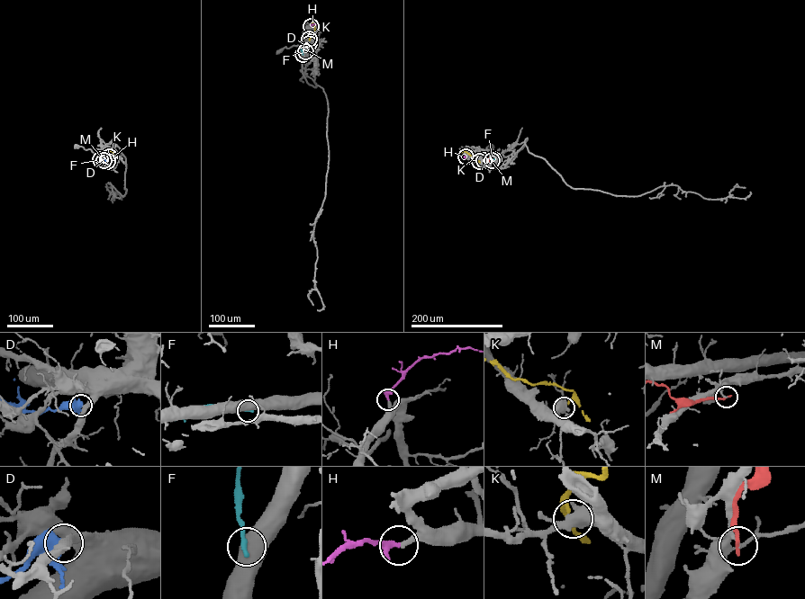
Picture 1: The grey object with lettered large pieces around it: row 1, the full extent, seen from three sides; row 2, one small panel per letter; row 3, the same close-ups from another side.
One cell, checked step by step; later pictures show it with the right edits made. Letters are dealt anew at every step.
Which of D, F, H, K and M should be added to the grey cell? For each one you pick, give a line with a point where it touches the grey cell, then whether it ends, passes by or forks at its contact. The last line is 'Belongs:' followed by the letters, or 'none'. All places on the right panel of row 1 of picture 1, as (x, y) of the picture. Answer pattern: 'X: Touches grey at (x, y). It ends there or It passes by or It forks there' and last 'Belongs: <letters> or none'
H: Touches grey at (465, 156). It ends there
Belongs: H

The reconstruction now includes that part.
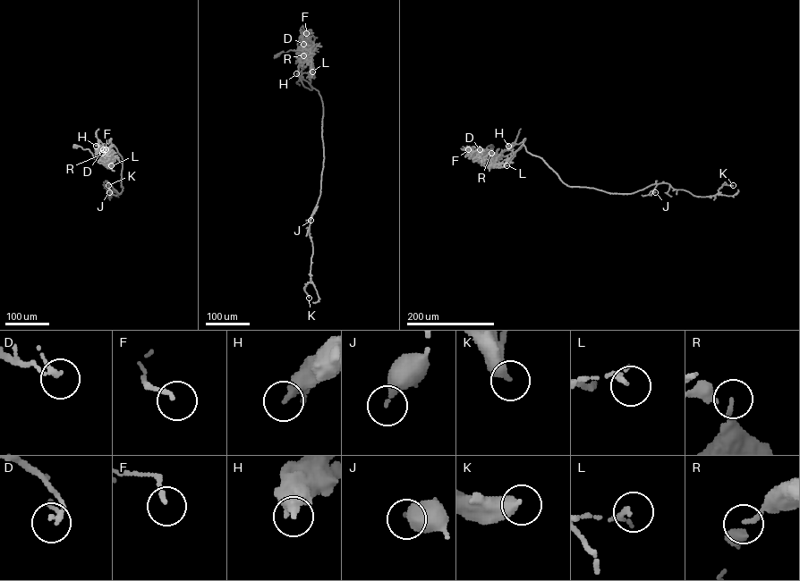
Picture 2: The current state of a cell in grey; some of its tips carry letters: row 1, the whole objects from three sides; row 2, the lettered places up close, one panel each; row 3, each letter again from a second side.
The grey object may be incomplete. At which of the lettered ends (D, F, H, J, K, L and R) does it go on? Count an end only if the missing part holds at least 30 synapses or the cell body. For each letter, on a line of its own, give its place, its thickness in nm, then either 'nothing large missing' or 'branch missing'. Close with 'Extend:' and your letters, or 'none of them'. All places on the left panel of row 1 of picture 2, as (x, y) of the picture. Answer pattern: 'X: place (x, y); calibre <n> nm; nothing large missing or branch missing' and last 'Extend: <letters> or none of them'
D: place (103, 149); calibre 130 nm; nothing large missing
F: place (106, 149); calibre 140 nm; nothing large missing
H: place (96, 146); calibre 420 nm; nothing large missing
J: place (109, 192); calibre 240 nm; nothing large missing
K: place (108, 185); calibre 480 nm; nothing large missing
L: place (111, 165); calibre 190 nm; nothing large missing
R: place (102, 153); calibre 100 nm; nothing large missing
Extend: none of them

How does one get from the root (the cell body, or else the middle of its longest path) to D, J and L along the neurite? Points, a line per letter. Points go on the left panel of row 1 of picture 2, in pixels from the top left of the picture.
D: (74, 146), (88, 148), (99, 164), (106, 157), (99, 154), (100, 149), (103, 149)
J: (74, 146), (101, 164), (97, 154), (111, 138), (122, 156), (123, 189), (120, 194), (109, 184), (109, 192)
L: (74, 146), (88, 148), (99, 164), (105, 159), (114, 159), (111, 165)

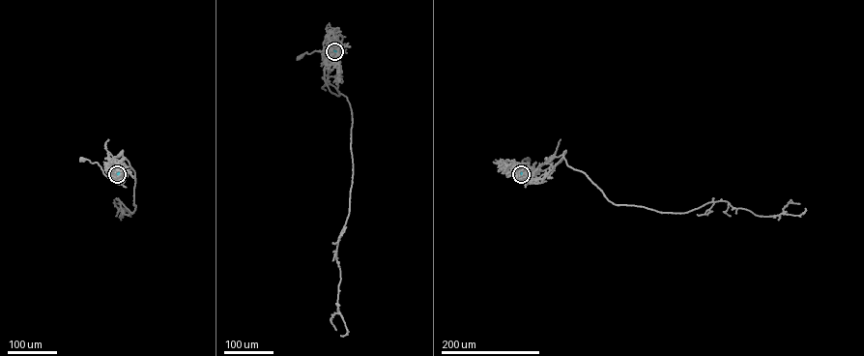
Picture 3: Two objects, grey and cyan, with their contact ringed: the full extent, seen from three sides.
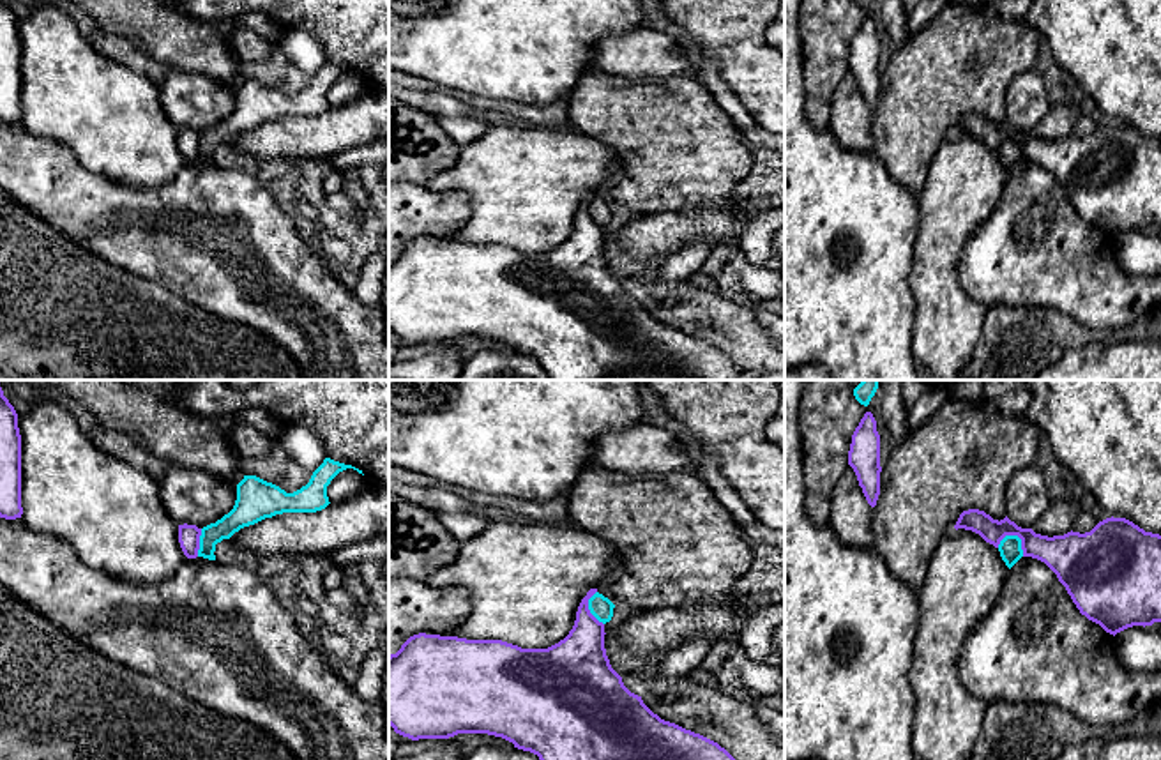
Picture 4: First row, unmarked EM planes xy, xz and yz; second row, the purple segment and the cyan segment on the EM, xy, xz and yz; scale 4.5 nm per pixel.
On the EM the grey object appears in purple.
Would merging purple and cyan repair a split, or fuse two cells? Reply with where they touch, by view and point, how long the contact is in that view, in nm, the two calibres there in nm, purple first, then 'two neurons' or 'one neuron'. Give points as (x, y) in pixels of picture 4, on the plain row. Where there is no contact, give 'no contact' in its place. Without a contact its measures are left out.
meets purple in yz at (1016, 138); contact 140 nm long; 190 nm thick on the purple side, 100 nm on the other; two neurons

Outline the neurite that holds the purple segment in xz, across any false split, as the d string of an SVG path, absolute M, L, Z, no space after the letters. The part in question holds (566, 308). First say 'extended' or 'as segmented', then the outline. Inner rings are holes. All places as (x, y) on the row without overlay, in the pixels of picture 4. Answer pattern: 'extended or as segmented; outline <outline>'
as segmented; outline M590 193L581 203L569 239L548 253L521 253L502 244L467 244L419 237L389 260L389 329L412 345L449 343L458 338L502 341L539 361L550 380L604 380L633 369L670 369L694 380L739 380L746 371L717 346L661 323L631 297L611 272L604 253L604 228L588 214Z

